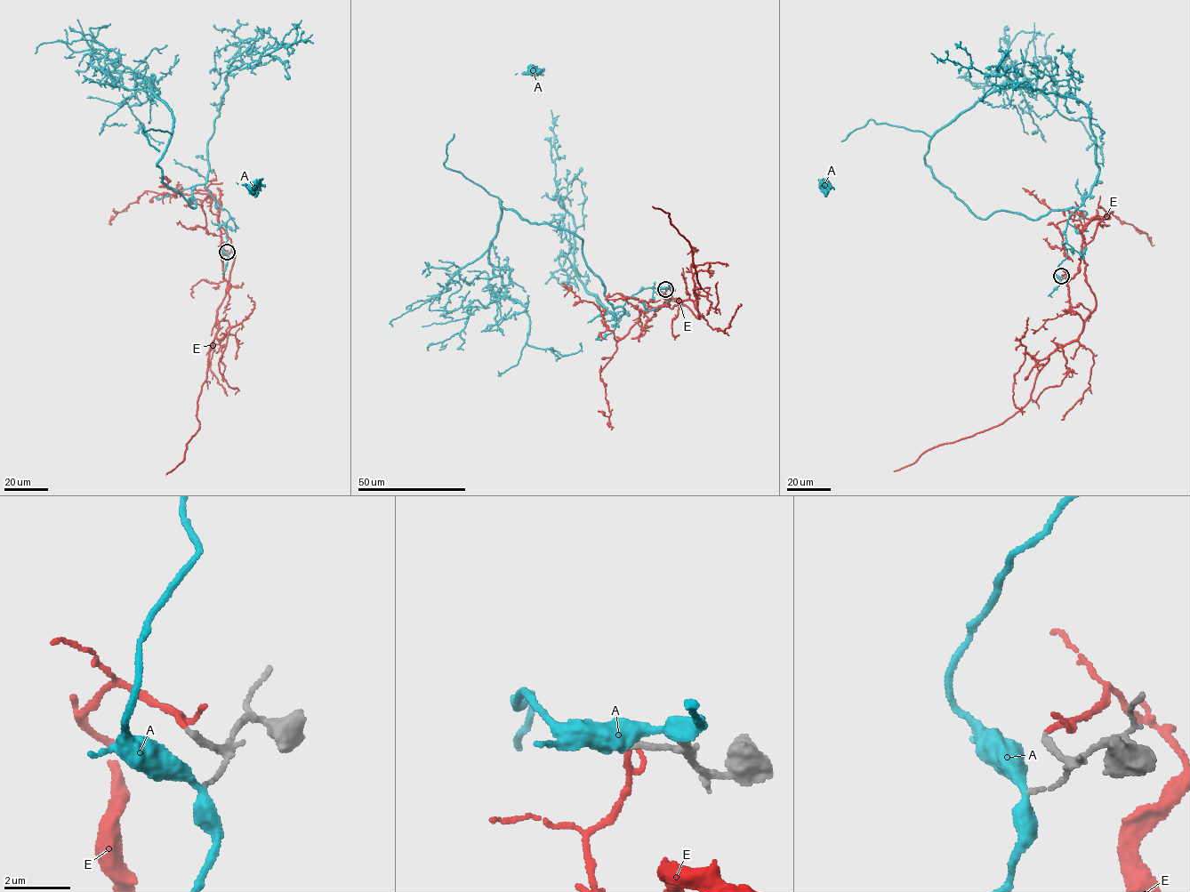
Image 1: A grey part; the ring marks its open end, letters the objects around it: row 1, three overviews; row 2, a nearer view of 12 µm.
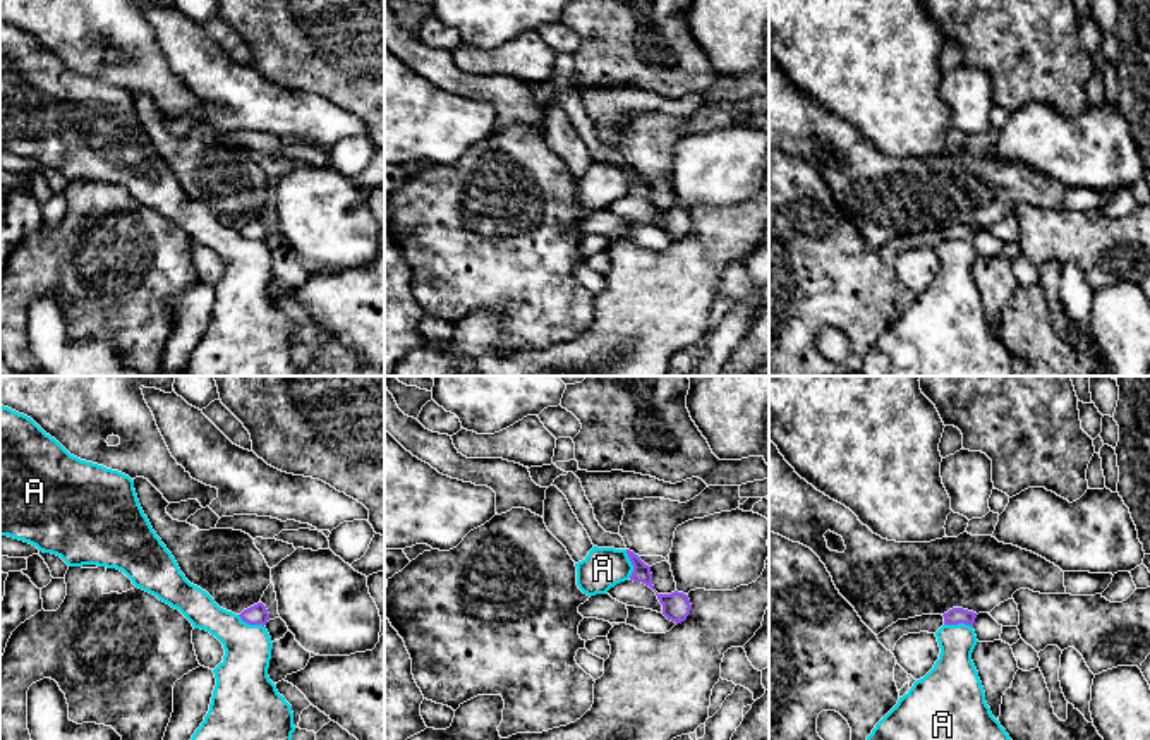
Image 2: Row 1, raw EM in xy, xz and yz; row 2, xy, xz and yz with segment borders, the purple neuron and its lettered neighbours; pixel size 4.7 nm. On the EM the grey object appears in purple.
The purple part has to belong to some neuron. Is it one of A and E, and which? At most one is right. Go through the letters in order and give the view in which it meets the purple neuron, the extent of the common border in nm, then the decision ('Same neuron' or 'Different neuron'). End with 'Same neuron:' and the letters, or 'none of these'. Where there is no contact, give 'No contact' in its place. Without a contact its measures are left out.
A: Touches purple in xz. Shared border 140 nm. Different neuron
E: No contact. Same neuron
Same neuron: E

